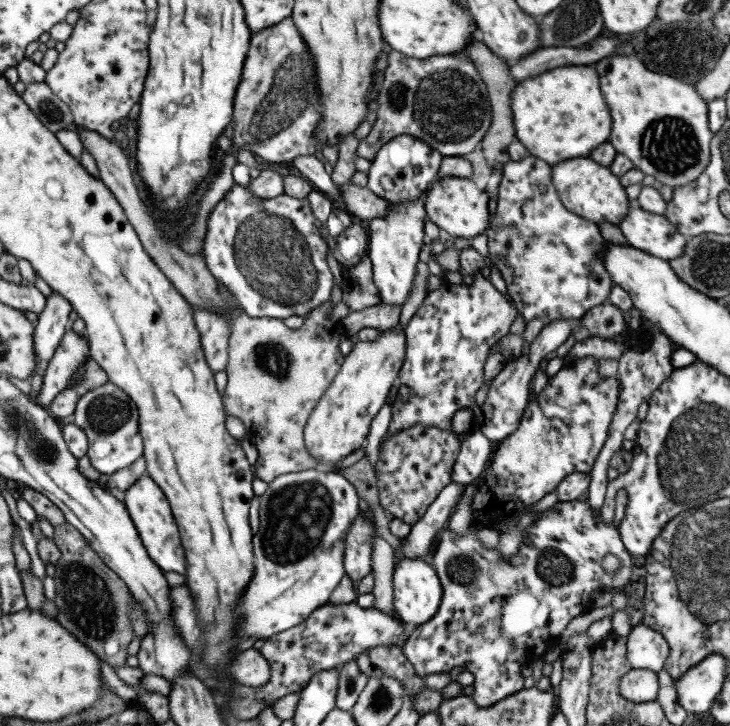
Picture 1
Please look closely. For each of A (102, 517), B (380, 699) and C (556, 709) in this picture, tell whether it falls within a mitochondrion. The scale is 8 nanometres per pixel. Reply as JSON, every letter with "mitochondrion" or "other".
{"A":"other","B":"mitochondrion","C":"other"}

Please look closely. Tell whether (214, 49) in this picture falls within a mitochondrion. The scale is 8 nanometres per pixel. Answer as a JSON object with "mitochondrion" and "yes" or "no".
{"mitochondrion":"no"}

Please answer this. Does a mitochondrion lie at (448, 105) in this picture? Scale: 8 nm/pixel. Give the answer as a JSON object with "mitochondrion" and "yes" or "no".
{"mitochondrion":"yes"}

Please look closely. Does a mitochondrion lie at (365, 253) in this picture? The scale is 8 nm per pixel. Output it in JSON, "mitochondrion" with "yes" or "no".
{"mitochondrion":"no"}

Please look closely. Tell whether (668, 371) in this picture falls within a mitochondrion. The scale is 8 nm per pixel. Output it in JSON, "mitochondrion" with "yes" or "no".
{"mitochondrion":"no"}

